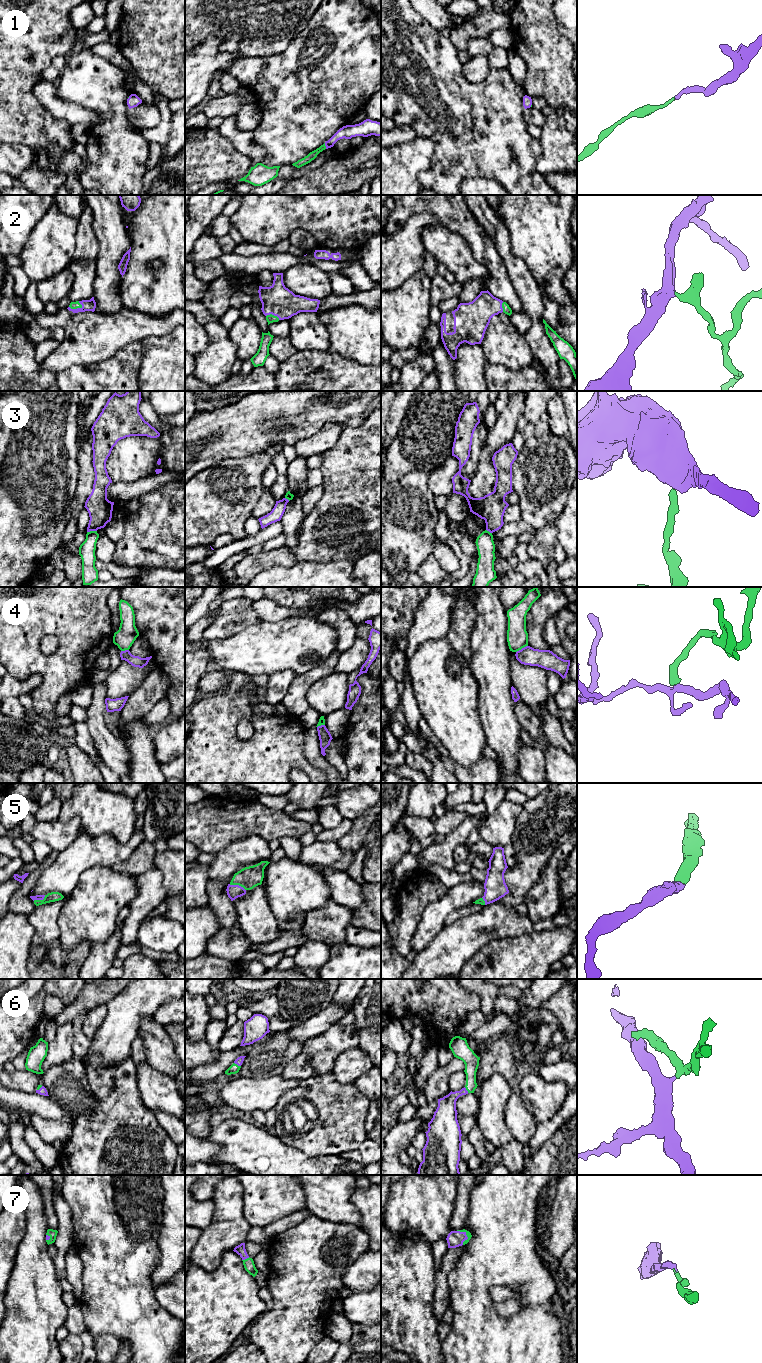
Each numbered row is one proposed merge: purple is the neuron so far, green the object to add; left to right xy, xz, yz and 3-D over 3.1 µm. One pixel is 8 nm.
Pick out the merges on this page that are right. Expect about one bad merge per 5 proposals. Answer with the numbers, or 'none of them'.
1, 2, 5, 6, 7

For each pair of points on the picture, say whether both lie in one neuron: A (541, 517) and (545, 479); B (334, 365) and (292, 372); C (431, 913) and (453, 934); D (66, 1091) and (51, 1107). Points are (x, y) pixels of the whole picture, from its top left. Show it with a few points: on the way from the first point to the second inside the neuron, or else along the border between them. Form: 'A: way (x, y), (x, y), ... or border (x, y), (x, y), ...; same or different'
A: way (541, 508), (543, 505), (543, 488); same
B: way (324, 365), (320, 364), (309, 371), (302, 371); same
C: border (445, 926), (429, 943); different
D: border (48, 1096), (69, 1116), (70, 1121); different

